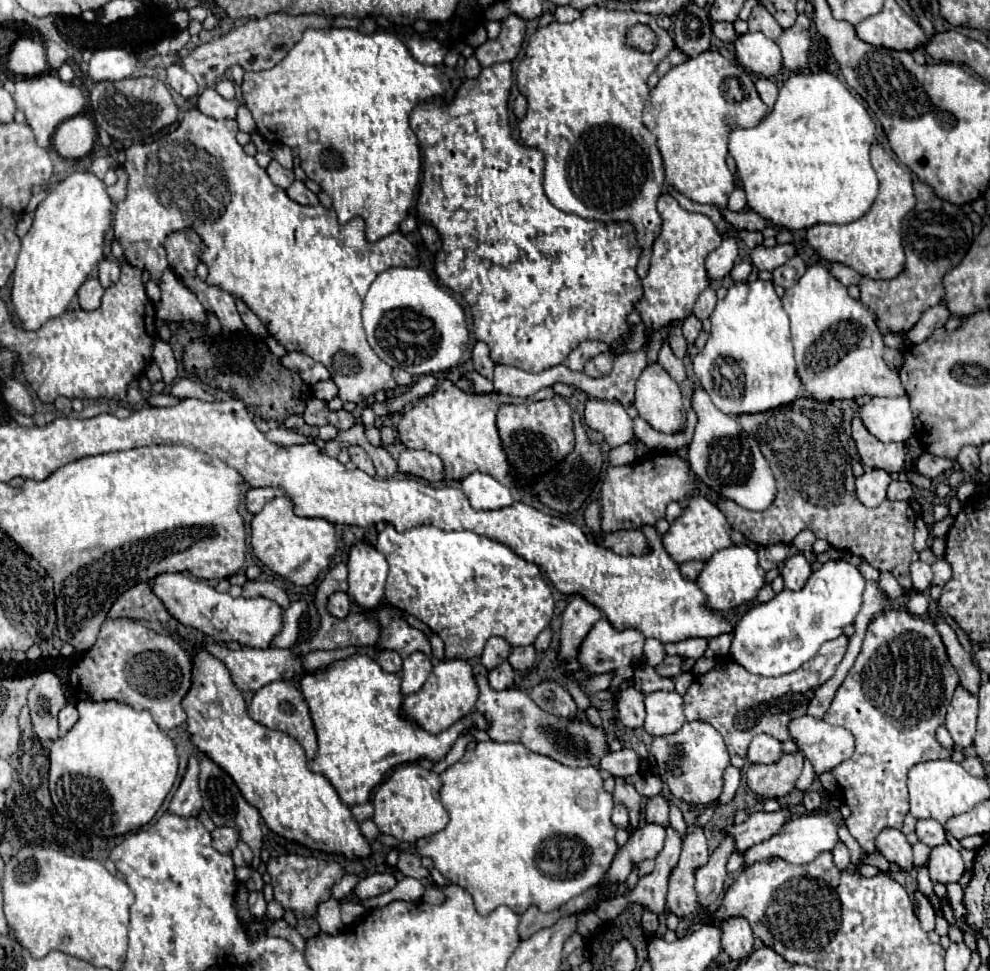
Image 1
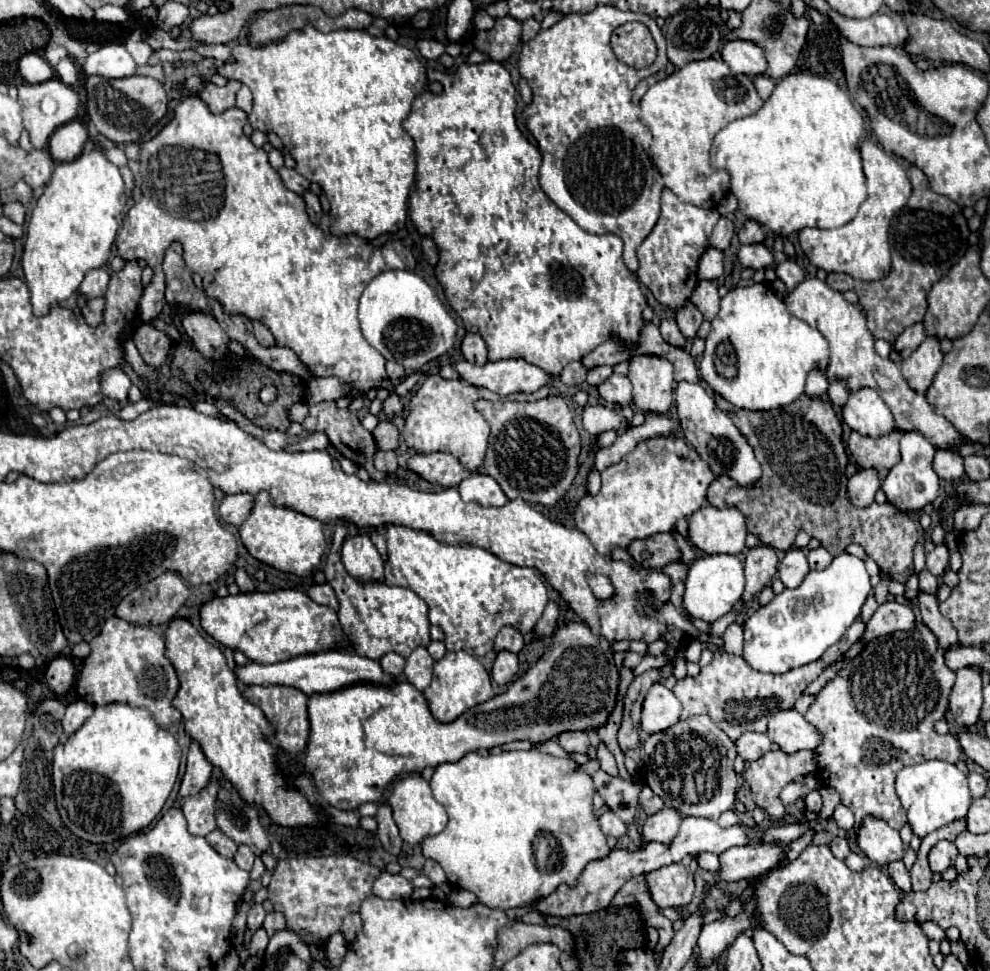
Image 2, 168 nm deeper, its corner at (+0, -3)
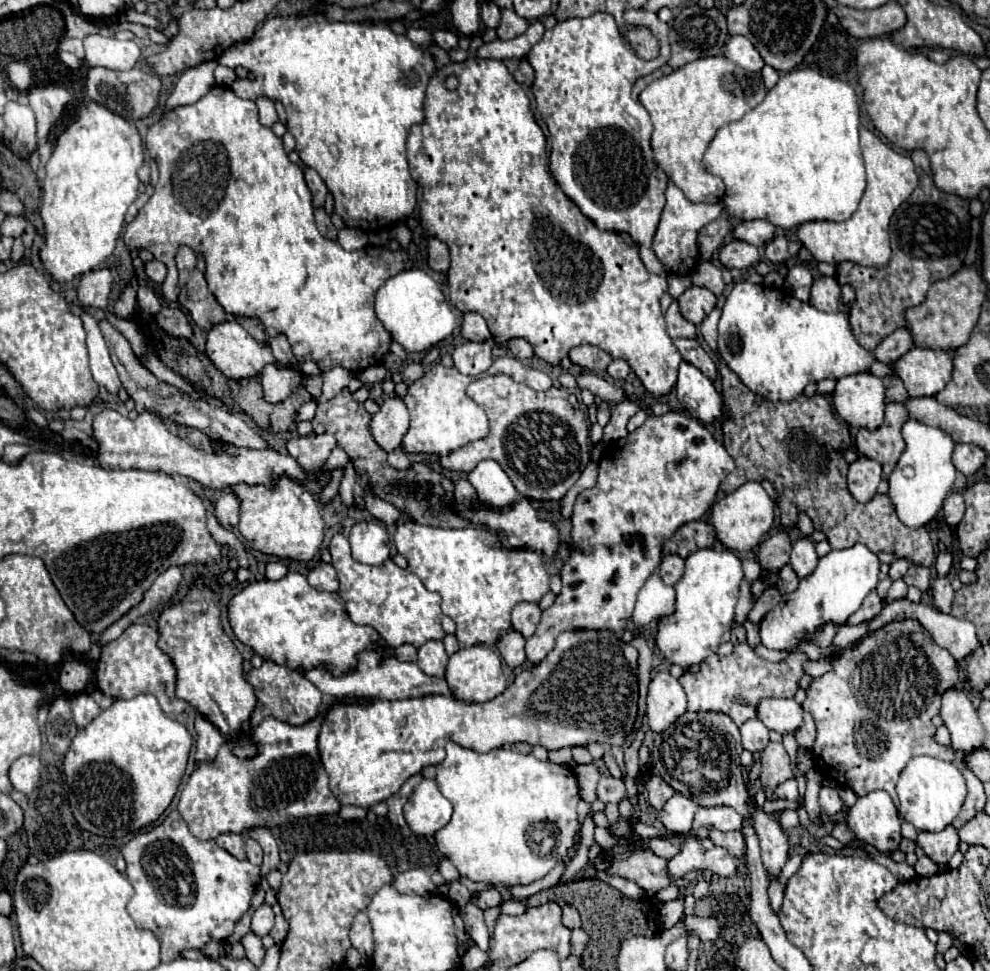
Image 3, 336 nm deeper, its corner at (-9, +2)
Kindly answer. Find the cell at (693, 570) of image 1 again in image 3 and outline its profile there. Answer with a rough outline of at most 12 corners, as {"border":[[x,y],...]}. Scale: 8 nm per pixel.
{"border":[[665,555],[657,573],[665,585],[683,577],[685,561]]}

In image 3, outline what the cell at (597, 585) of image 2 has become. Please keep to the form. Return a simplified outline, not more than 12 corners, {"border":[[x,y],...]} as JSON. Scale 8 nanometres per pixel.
{"border":[[649,413],[575,499],[561,593],[525,643],[623,631],[681,525],[735,469]]}

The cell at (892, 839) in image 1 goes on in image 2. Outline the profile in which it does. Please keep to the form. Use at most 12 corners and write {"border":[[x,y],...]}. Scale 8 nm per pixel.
{"border":[[864,818],[858,846],[876,864],[904,858],[900,832]]}

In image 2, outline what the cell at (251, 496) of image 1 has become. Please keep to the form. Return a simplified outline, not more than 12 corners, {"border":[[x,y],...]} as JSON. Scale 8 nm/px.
{"border":[[232,494],[220,502],[226,524],[240,526],[254,508],[252,494]]}

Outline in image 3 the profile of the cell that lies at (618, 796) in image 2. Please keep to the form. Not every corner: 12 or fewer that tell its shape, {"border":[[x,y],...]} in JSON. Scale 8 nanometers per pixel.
{"border":[[603,775],[597,799],[619,803],[625,799],[623,779]]}

